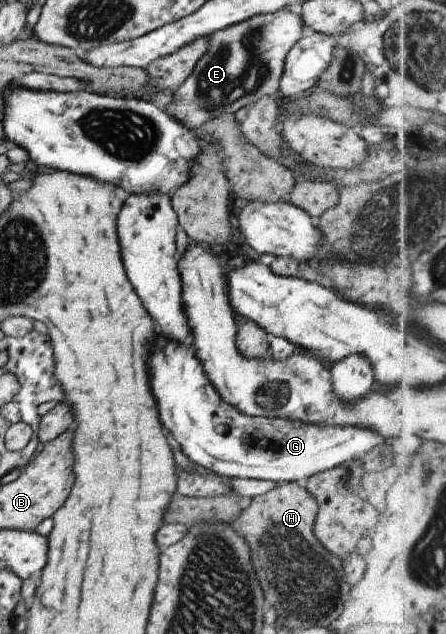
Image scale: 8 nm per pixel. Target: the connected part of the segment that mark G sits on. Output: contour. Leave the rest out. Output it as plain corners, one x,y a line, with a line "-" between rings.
161,334
155,336
155,344
151,346
147,368
149,368
151,392
157,400
161,422
171,430
173,438
179,442
181,452
187,455
193,465
202,466
207,472
219,476
273,480
279,484
305,480
315,473
331,470
344,463
348,464
349,460
358,458
364,460
369,454
376,452
377,447
386,442
381,435
361,427
314,425
291,419
250,417
241,414
235,407
225,402
215,390
193,346
184,346
175,339
167,340

